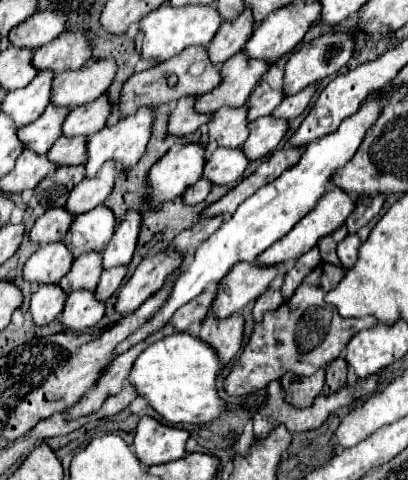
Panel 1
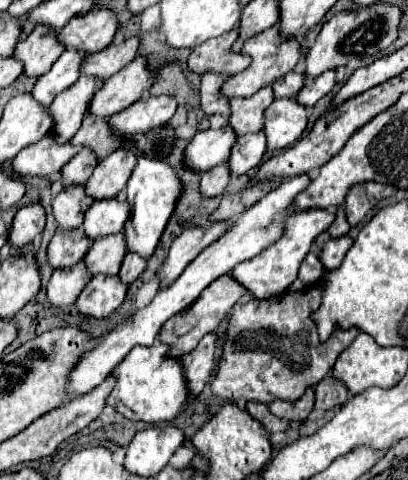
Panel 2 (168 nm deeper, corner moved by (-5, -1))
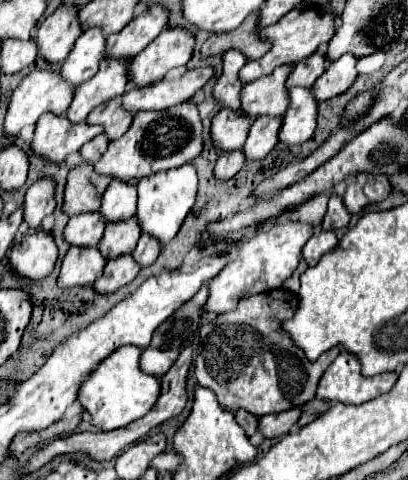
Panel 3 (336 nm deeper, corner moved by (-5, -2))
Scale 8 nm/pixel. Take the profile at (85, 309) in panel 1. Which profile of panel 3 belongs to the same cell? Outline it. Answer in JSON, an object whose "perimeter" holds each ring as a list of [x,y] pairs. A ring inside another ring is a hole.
{"perimeter":[[[119,256],[117,260],[109,260],[105,264],[103,276],[93,284],[99,296],[109,296],[129,284],[139,272],[139,266],[133,262],[133,256]]]}

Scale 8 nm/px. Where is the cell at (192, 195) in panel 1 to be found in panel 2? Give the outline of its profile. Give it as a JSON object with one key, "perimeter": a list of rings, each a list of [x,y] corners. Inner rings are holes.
{"perimeter":[[[227,163],[211,167],[201,175],[201,193],[205,193],[205,197],[223,195],[229,179],[231,179],[231,173],[229,173]]]}

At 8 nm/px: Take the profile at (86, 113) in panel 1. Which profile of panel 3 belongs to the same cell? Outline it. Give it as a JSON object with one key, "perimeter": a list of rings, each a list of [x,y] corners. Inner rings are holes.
{"perimeter":[[[163,30],[129,66],[129,88],[145,88],[163,80],[163,76],[177,66],[185,66],[193,54],[195,38],[187,30]]]}

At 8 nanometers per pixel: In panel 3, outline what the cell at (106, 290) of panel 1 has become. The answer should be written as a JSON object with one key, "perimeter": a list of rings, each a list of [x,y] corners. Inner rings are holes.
{"perimeter":[[[141,236],[139,238],[139,242],[137,242],[137,248],[133,250],[133,260],[141,266],[141,268],[147,268],[149,264],[153,264],[155,260],[157,260],[157,256],[159,256],[159,250],[161,250],[161,244],[155,240],[155,238],[151,238],[151,236]]]}

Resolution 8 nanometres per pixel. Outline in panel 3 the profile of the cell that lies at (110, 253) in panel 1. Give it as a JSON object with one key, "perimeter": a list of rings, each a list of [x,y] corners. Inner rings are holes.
{"perimeter":[[[183,164],[181,168],[173,168],[169,172],[155,172],[153,176],[145,176],[137,184],[139,190],[139,202],[137,202],[137,222],[141,228],[141,234],[149,234],[161,242],[161,246],[169,244],[173,236],[177,234],[177,228],[181,226],[183,218],[195,204],[197,194],[197,174],[193,164]]]}

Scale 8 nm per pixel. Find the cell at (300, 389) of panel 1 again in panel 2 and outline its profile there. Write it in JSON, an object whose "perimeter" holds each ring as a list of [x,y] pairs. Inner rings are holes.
{"perimeter":[[[309,387],[309,391],[305,391],[305,395],[301,395],[301,399],[293,401],[293,403],[285,403],[285,401],[277,401],[269,405],[269,411],[279,417],[279,419],[287,419],[293,423],[305,421],[307,415],[313,409],[313,389]]]}

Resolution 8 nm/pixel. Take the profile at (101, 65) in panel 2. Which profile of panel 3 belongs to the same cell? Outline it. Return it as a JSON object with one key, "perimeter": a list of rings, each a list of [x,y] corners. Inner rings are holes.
{"perimeter":[[[153,6],[151,10],[145,10],[141,16],[131,20],[121,32],[107,38],[105,58],[135,58],[147,44],[151,44],[159,36],[159,32],[167,24],[167,16],[169,14],[163,6]]]}

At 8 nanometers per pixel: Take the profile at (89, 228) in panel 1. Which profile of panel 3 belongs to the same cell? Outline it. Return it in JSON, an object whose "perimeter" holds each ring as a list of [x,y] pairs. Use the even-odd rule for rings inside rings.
{"perimeter":[[[113,180],[101,198],[99,214],[107,224],[123,222],[135,214],[135,206],[137,206],[137,188],[133,184]]]}

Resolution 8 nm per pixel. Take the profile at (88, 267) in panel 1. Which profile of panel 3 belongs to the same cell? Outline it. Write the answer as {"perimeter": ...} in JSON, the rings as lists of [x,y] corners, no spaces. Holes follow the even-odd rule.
{"perimeter":[[[129,218],[119,224],[107,224],[105,234],[97,248],[105,256],[105,260],[115,260],[117,256],[131,254],[133,248],[137,246],[137,240],[141,236],[139,224],[135,218]]]}

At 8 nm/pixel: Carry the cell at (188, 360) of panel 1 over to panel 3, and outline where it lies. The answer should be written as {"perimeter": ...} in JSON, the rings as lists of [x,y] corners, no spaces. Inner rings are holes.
{"perimeter":[[[123,346],[117,348],[107,360],[103,360],[97,370],[83,382],[79,390],[79,402],[93,416],[93,424],[103,424],[103,430],[117,430],[133,420],[145,416],[159,400],[161,378],[141,372],[139,368],[141,348]]]}

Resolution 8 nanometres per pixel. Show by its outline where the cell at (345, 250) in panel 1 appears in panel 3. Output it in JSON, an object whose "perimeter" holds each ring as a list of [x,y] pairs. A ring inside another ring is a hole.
{"perimeter":[[[315,230],[315,234],[309,238],[309,242],[303,246],[303,258],[307,260],[309,266],[317,264],[325,252],[331,252],[339,244],[337,236],[333,232],[325,230]]]}

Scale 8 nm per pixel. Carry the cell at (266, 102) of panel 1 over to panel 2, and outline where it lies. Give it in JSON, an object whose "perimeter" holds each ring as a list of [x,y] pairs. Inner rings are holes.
{"perimeter":[[[303,69],[289,71],[281,79],[277,79],[277,83],[273,83],[275,97],[277,99],[281,99],[281,97],[295,97],[303,85],[305,85],[305,73],[303,73]]]}

